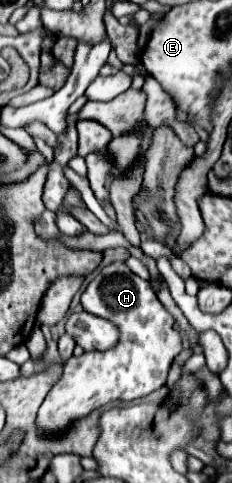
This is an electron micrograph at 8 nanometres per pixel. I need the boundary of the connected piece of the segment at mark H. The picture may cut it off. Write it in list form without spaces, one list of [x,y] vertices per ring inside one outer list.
[[[112,261],[100,269],[82,293],[82,307],[92,315],[114,321],[122,337],[110,351],[88,351],[66,361],[62,379],[50,389],[38,411],[38,431],[46,437],[62,433],[72,421],[110,401],[132,401],[160,389],[166,385],[172,359],[182,351],[182,337],[174,329],[172,315],[158,301],[150,281],[132,273],[124,261]]]

